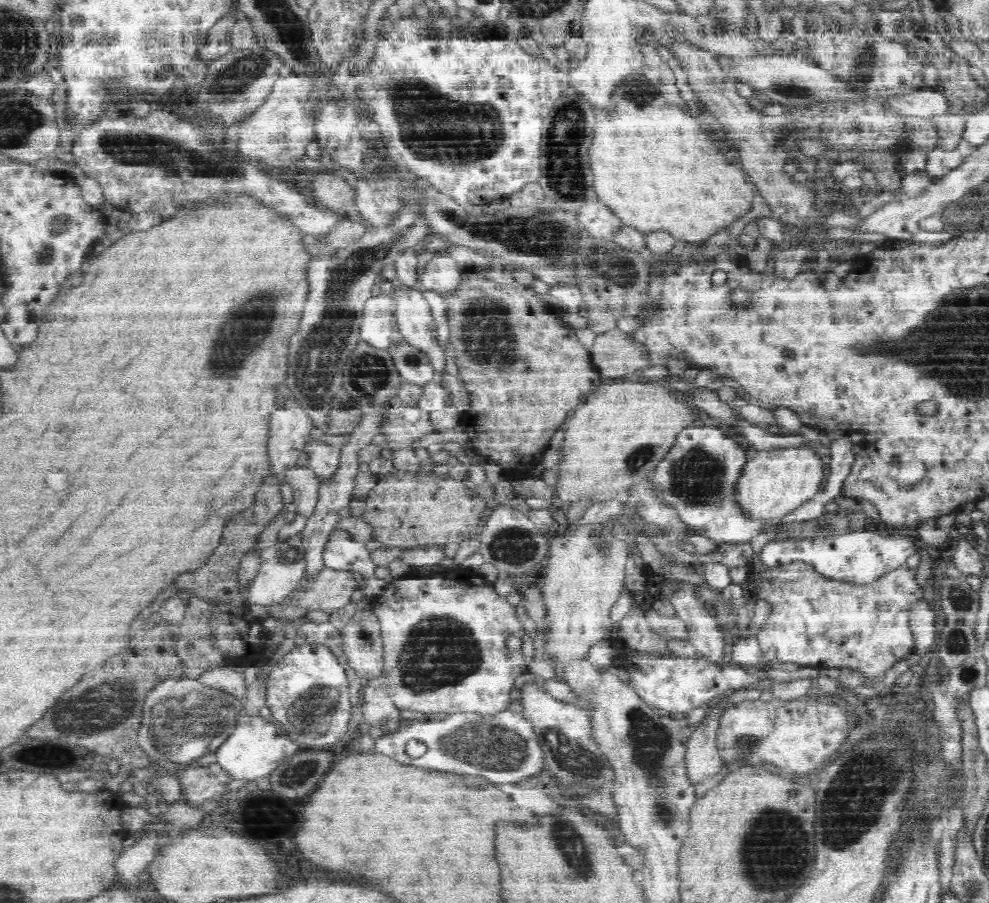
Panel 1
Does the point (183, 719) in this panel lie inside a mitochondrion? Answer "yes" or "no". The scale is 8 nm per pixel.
yes

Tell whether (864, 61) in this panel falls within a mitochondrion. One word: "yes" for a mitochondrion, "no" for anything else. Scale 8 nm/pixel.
yes

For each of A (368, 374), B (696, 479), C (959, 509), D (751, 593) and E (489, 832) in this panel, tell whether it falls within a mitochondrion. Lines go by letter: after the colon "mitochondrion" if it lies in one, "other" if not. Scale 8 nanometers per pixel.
A: mitochondrion
B: mitochondrion
C: other
D: other
E: other

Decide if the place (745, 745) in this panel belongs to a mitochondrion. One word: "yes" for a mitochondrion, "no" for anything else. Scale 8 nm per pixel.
yes

